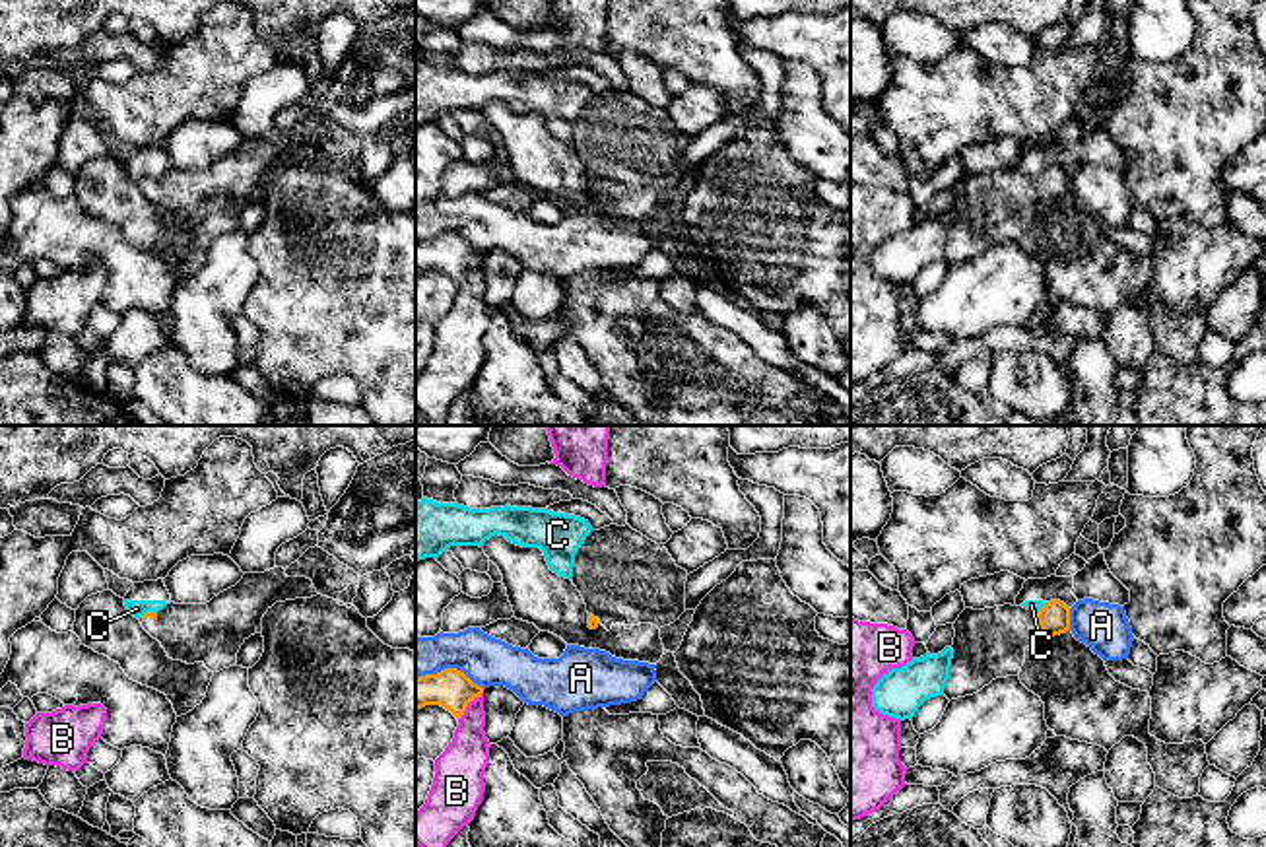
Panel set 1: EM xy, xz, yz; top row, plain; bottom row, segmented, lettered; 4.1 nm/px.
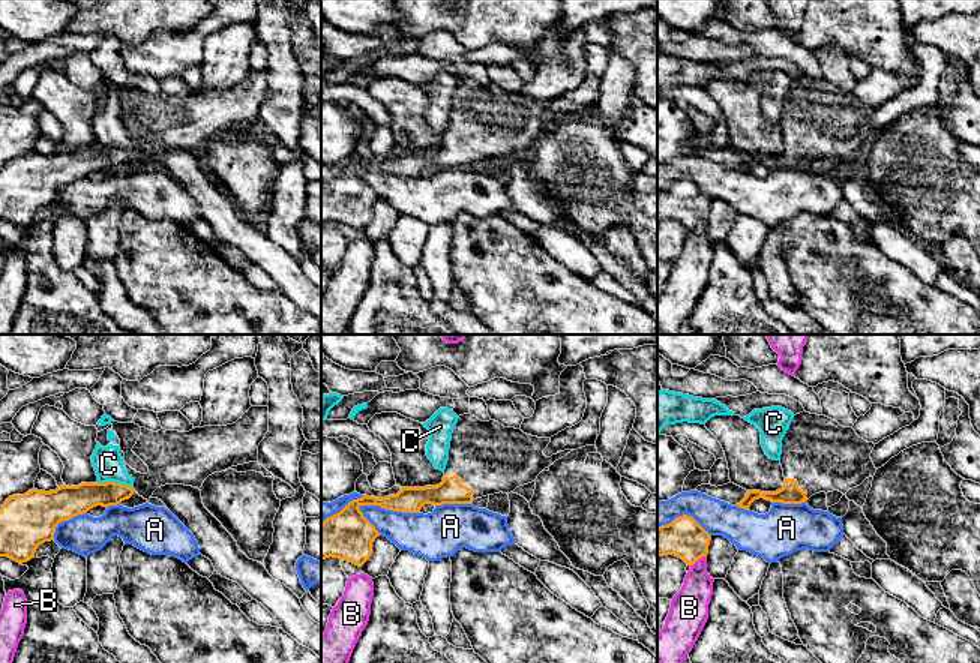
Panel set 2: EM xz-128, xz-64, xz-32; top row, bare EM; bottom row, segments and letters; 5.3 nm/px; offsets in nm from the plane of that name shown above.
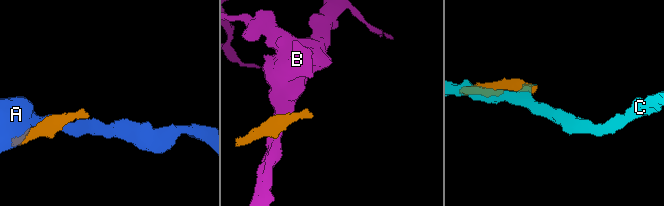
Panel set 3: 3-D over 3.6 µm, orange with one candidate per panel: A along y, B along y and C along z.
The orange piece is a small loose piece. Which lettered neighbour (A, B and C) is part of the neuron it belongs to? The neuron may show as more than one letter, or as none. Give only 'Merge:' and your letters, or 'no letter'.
Merge: no letter

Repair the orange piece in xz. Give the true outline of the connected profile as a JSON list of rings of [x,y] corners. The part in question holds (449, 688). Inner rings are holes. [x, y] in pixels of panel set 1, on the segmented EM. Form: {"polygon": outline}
{"polygon": [[[445,668],[437,674],[416,678],[416,711],[425,705],[441,705],[460,719],[468,703],[482,694],[483,688],[474,684],[464,672]]]}

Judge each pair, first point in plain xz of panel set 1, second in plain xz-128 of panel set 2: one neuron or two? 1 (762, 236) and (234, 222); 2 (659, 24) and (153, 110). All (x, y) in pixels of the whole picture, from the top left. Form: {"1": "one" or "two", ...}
{"1": "two", "2": "two"}

